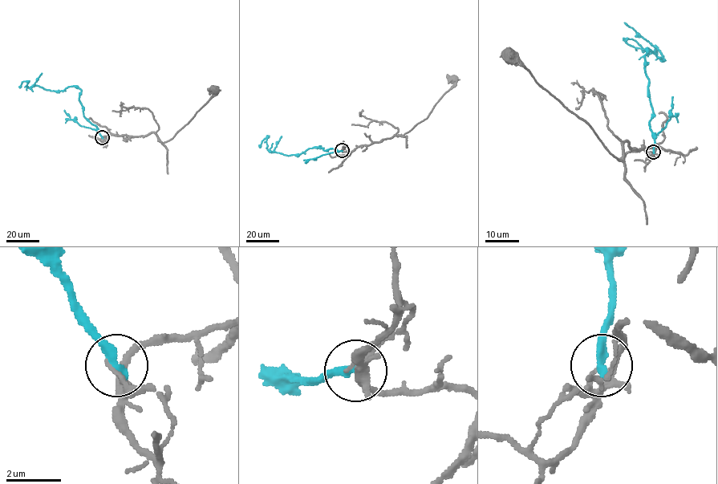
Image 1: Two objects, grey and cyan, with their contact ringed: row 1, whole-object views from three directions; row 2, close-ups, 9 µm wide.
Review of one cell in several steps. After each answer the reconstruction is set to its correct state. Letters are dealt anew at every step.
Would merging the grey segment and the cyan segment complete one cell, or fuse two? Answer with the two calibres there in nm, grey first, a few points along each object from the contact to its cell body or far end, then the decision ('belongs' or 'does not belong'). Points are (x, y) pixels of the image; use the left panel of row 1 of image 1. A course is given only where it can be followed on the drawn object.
calibres 160 and 360 nm; course grey (102, 137), (112, 135), (144, 136), (153, 132), (163, 143), (169, 140), (189, 122), (216, 89); course cyan (102, 137), (83, 115), (78, 87), (53, 91), (28, 87), (23, 81), (19, 87); does not belong

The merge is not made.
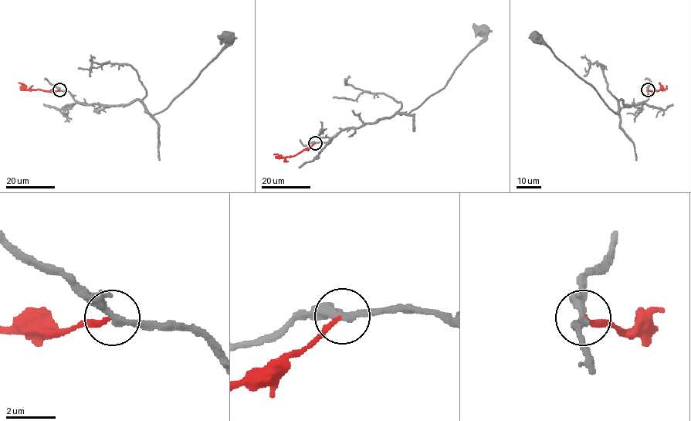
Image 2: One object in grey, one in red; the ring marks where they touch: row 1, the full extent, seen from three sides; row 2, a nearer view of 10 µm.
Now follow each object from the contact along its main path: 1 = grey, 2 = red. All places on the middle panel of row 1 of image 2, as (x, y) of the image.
1: (315, 142), (328, 144), (340, 131), (418, 107), (446, 85), (485, 37), (485, 29)
2: (315, 142), (293, 156), (280, 157), (279, 154), (273, 154)

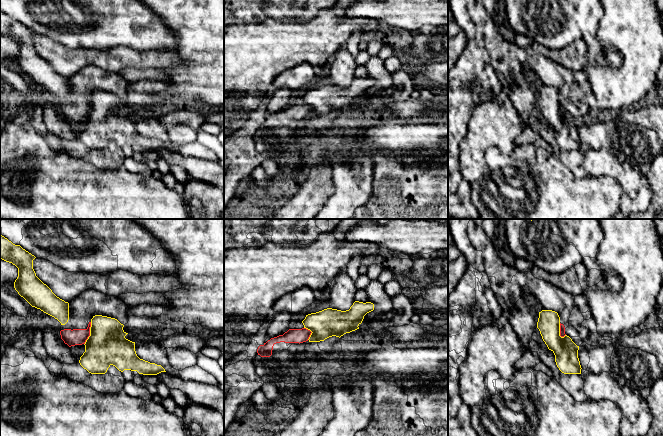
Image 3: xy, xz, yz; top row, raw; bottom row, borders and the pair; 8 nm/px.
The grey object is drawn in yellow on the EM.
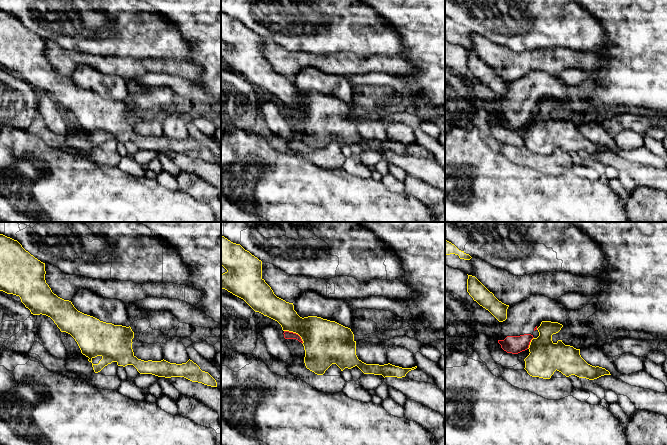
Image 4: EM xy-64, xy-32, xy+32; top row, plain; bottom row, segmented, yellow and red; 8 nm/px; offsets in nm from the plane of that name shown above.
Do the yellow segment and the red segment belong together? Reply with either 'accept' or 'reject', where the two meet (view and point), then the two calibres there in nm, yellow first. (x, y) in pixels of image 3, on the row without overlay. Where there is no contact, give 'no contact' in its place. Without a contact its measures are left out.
reject | xy (90, 109) | 320/130 nm

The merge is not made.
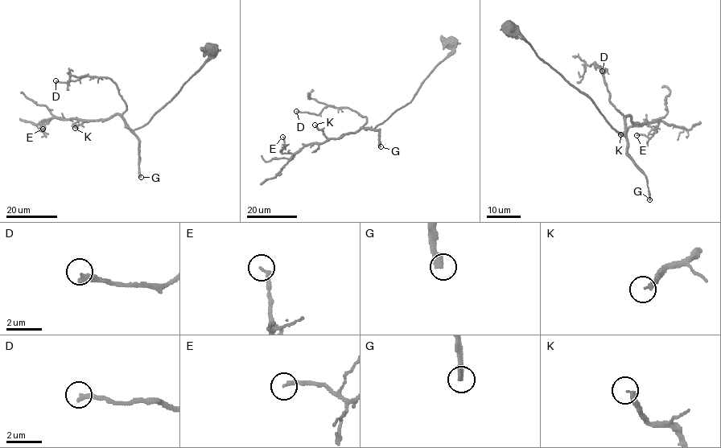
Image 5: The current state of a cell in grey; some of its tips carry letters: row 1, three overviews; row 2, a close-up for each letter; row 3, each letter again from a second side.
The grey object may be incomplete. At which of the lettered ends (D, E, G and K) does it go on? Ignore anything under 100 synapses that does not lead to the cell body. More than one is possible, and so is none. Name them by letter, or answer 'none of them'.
G

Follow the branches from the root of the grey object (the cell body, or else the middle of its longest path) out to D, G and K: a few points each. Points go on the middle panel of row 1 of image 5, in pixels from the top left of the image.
D: (453, 42), (413, 99), (373, 129), (364, 128), (366, 118), (349, 108), (296, 111)
G: (453, 42), (454, 48), (434, 68), (413, 99), (373, 129), (379, 130), (381, 146)
K: (453, 42), (454, 48), (434, 68), (413, 99), (373, 129), (360, 128), (336, 138), (328, 138), (315, 125)

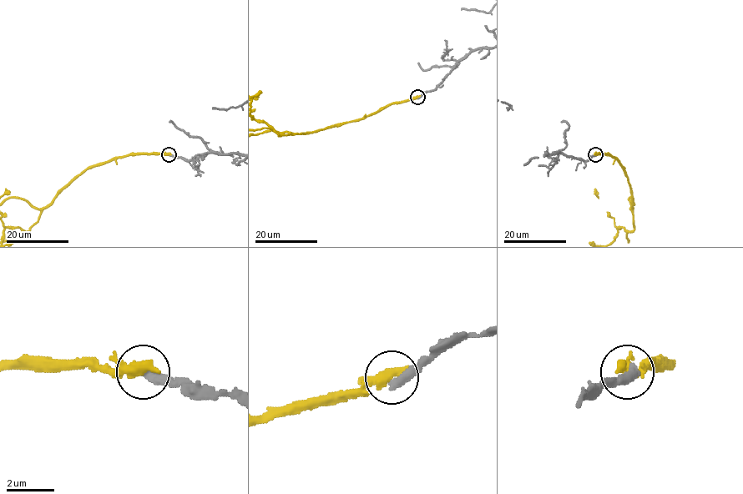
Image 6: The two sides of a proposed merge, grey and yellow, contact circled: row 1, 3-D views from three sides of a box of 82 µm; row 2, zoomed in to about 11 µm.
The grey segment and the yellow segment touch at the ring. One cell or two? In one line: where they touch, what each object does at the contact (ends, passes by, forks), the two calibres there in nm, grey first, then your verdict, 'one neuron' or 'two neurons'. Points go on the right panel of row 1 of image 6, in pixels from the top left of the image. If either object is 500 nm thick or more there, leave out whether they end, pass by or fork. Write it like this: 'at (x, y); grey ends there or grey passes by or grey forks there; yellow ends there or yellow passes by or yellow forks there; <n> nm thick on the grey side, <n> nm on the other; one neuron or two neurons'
at (595, 154); grey ends there; yellow passes by; 440 nm thick on the grey side, 380 nm on the other; two neurons

